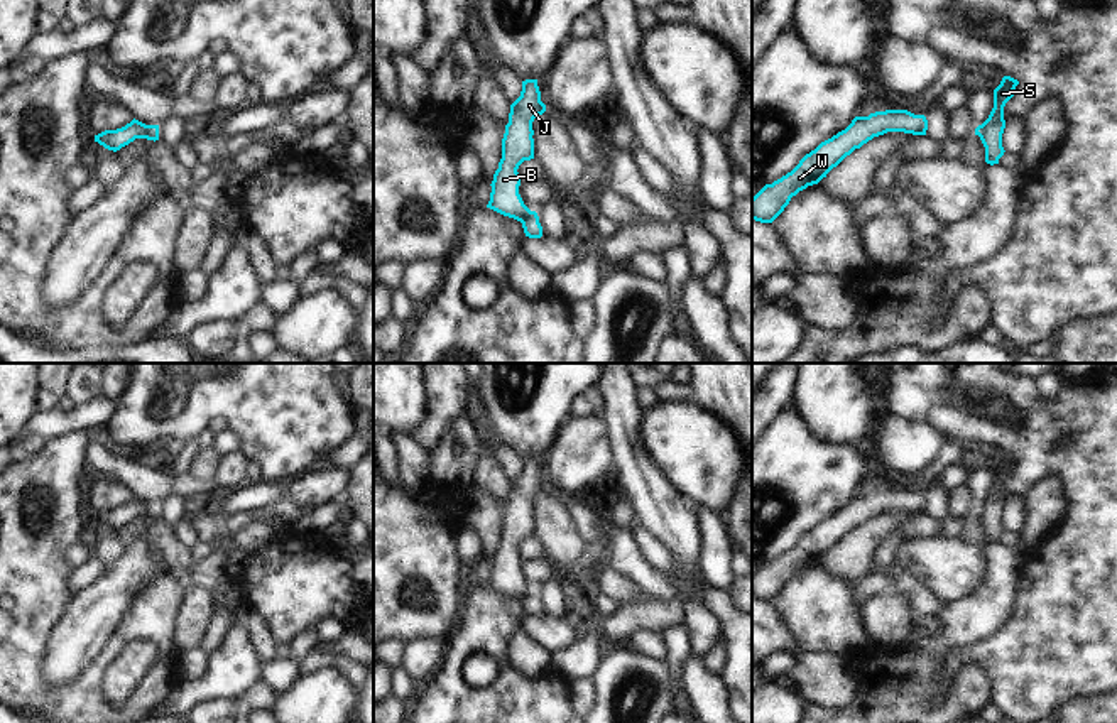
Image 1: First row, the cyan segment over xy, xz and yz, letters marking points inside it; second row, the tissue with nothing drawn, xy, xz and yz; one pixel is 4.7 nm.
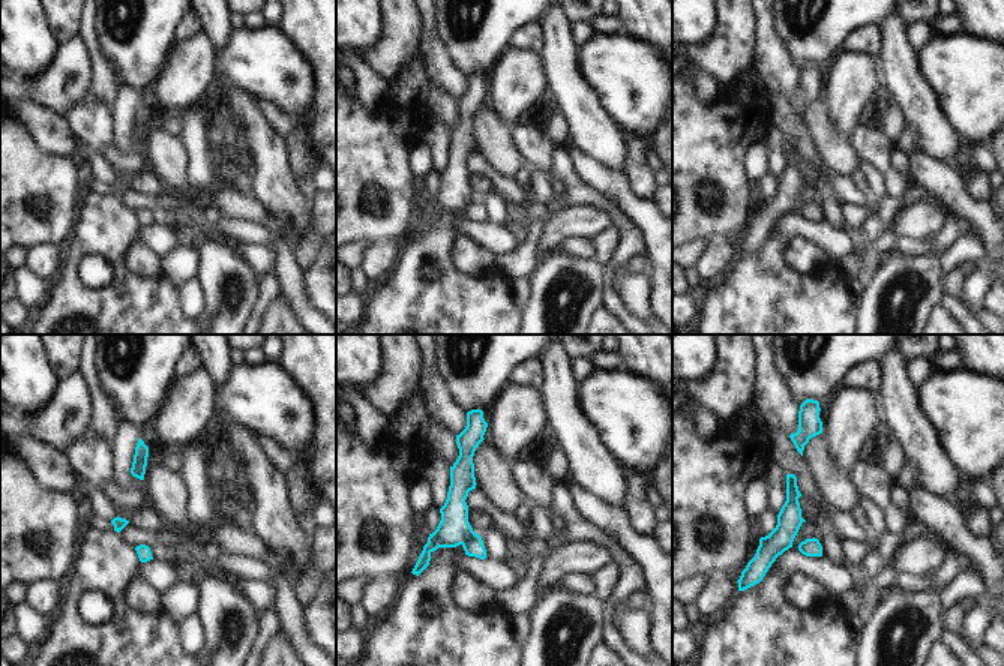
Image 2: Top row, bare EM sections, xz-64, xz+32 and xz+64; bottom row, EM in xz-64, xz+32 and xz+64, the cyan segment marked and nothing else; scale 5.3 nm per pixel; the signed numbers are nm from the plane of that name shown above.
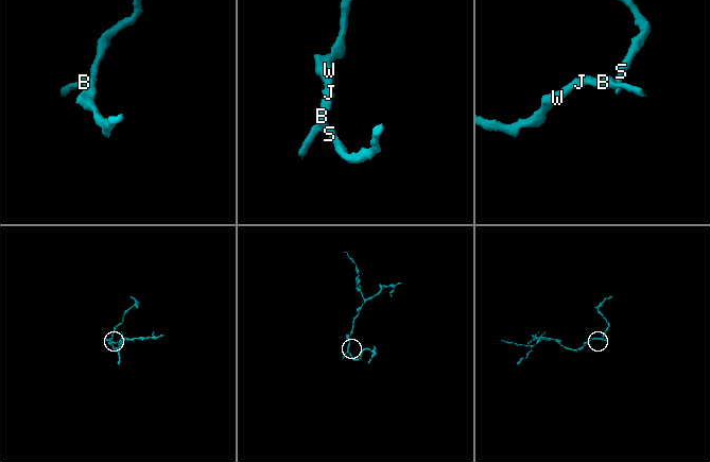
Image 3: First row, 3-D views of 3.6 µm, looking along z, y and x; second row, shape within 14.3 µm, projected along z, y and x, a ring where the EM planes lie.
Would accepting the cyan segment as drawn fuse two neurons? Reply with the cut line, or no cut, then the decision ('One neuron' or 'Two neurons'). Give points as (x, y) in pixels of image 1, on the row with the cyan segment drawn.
Split along xy (149, 125), (142, 137). Two neurons

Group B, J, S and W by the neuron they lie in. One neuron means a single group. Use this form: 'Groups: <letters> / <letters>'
Groups: B J W / S

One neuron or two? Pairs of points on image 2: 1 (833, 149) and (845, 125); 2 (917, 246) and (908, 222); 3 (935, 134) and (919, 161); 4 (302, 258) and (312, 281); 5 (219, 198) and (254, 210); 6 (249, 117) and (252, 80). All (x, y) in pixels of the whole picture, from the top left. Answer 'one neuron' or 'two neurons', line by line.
1: two neurons
2: two neurons
3: two neurons
4: two neurons
5: one neuron
6: two neurons

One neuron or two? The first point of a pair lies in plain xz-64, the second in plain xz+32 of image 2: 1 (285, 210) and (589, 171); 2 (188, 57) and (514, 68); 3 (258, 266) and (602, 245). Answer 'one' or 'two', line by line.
1: two
2: one
3: two

